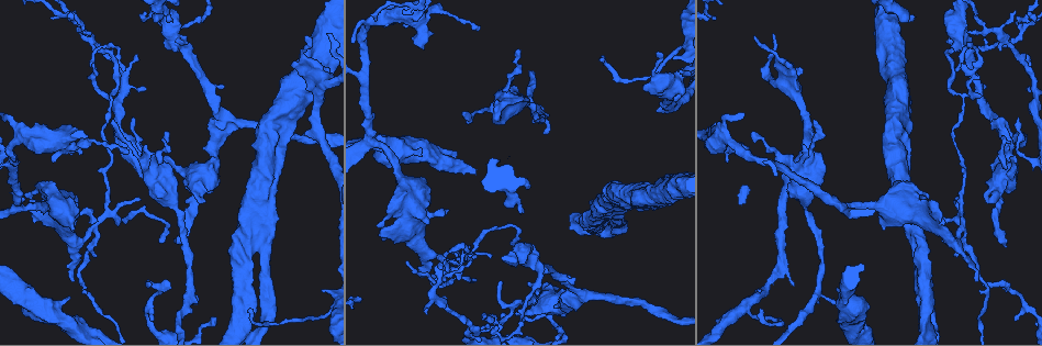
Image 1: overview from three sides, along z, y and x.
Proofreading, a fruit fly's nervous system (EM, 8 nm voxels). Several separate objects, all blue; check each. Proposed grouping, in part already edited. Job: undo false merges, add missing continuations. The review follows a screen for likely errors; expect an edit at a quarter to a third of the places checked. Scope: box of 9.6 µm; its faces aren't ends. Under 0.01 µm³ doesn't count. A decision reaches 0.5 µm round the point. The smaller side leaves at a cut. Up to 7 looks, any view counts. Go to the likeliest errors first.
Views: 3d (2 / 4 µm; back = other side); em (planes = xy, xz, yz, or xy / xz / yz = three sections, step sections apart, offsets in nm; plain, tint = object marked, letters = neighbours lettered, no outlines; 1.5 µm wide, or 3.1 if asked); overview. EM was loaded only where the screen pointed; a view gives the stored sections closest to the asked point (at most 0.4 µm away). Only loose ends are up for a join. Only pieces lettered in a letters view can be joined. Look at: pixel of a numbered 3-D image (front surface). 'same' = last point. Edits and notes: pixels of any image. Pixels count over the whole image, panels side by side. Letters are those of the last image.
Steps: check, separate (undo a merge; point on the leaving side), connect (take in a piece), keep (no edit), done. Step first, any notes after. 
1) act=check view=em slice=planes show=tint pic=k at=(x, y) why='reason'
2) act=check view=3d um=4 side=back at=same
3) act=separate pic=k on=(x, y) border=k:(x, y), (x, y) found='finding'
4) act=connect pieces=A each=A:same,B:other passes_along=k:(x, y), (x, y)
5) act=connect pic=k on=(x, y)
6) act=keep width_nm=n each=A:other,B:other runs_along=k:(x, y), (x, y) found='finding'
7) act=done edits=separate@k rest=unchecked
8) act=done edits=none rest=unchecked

act=check view=3d um=2 pic=1 at=(826, 166) why='free end'

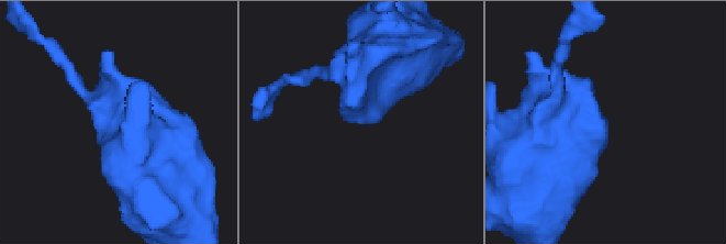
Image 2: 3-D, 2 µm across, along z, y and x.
act=check view=em slice=yz step=4 show=letters pic=2 at=(601, 123) why='now the EM'

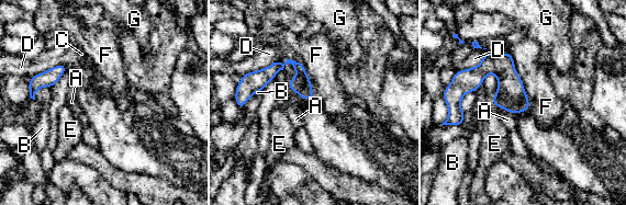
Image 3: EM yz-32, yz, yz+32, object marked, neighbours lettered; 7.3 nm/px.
act=check view=em slice=planes show=letters at=same

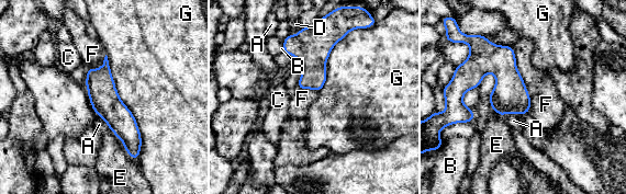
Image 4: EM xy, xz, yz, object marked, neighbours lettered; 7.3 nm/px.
act=keep width_nm=220 each=A:other,B:other,C:other,D:other,E:other,F:other,G:other border=4:(511, 46), (529, 95), (531, 111) found='none of them fits'

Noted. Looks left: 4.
act=check view=3d um=2 pic=1 at=(435, 266) why='branch stops here'

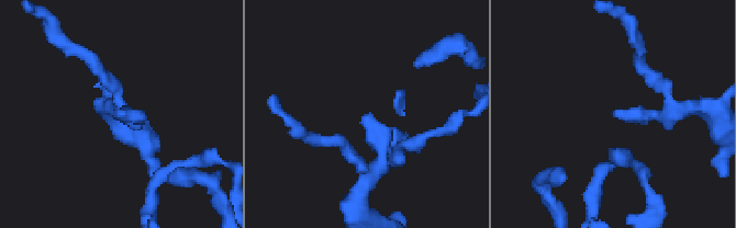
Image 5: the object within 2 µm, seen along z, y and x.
act=check view=em slice=xy step=4 show=tint pic=5 at=(370, 114)

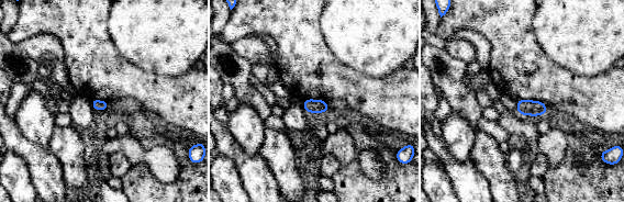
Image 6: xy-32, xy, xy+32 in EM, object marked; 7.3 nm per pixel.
act=check view=em slice=planes show=letters at=same

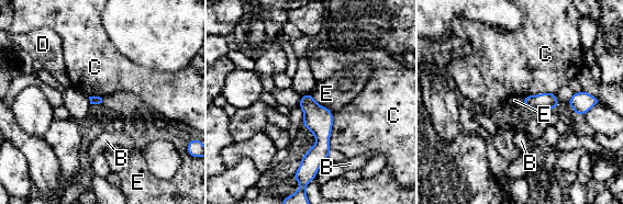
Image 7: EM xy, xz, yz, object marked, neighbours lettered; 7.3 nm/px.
act=keep each=B:other,C:other,D:other,E:other border=7:(333, 112), (330, 150) found='none of them fits'

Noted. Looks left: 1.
act=done edits=none rest=unchecked

